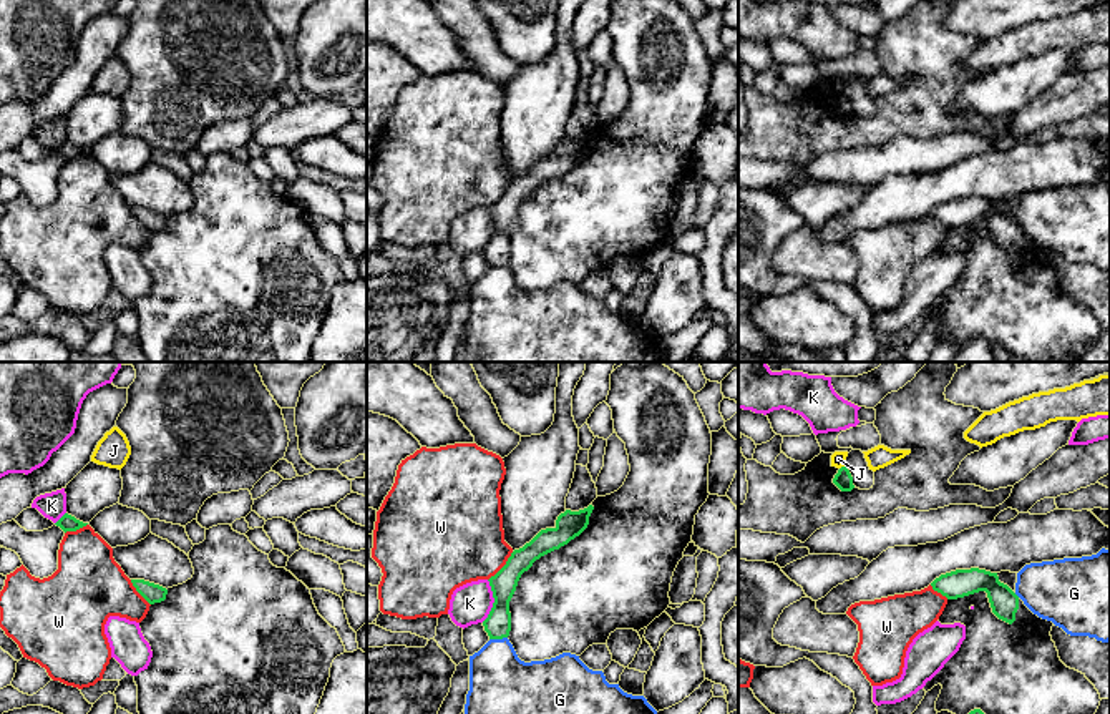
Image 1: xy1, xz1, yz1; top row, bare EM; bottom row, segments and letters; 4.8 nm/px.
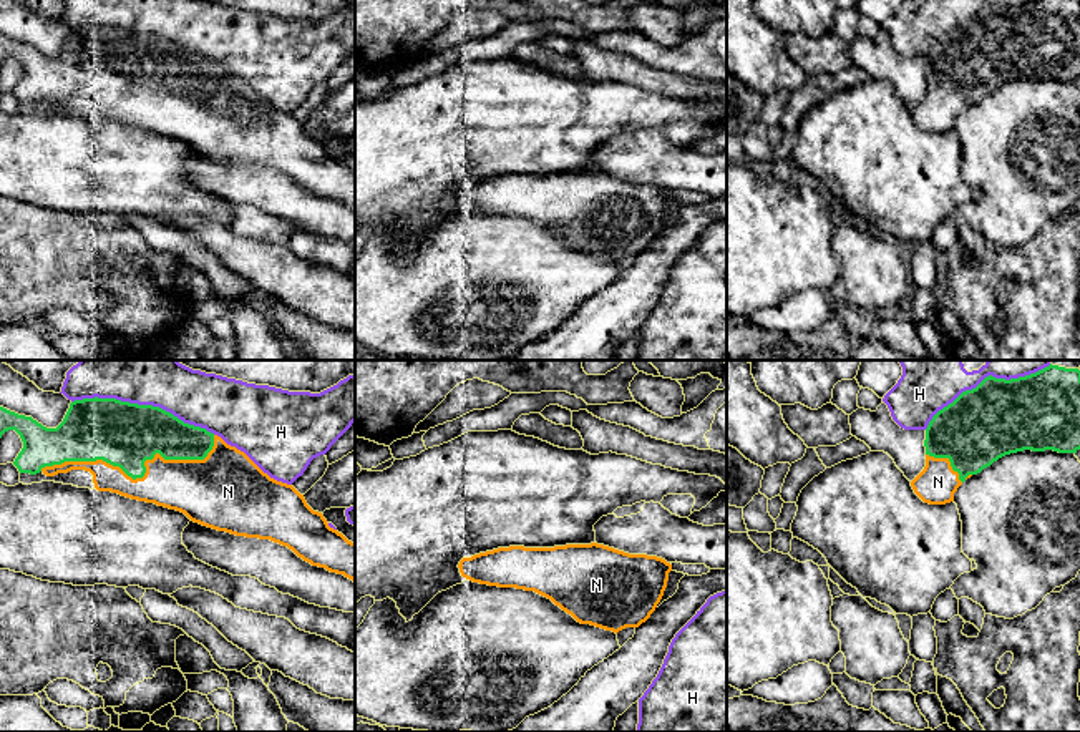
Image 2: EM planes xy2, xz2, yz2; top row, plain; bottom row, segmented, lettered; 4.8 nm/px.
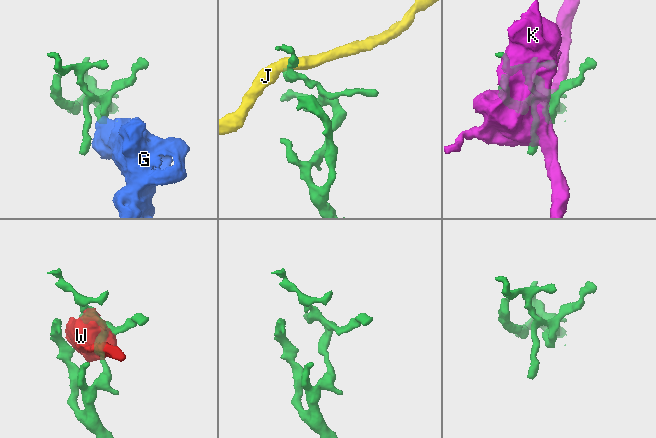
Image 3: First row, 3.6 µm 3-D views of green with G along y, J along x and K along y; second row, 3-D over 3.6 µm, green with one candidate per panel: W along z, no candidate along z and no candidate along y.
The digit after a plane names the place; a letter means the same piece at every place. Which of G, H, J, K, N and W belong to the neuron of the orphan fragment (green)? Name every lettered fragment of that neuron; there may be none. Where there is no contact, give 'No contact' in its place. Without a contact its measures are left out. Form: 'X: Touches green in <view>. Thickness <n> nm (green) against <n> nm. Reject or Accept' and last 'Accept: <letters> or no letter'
G: Touches green in xz1. Thickness 130 nm (green) against 340 nm. Reject
H: Touches green in xy2. Thickness 320 nm (green) against 240 nm. Reject
J: Touches green in yz1. Thickness 90 nm (green) against 80 nm. Reject
K: Touches green in xz1. Thickness 130 nm (green) against 190 nm. Reject
N: Touches green in xy2. Thickness 320 nm (green) against 260 nm. Accept
W: Touches green in xz1. Thickness 130 nm (green) against 420 nm. Reject
Accept: N

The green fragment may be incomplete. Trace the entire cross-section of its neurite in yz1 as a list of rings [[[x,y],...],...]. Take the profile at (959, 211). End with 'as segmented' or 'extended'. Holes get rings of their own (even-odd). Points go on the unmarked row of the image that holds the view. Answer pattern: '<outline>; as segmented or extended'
[[[979,196],[956,198],[941,203],[931,211],[931,214],[947,227],[957,227],[986,219],[992,241],[1009,252],[1015,249],[1019,224],[1007,213],[999,209],[997,201]]]; as segmented

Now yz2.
[[[1035,0],[1019,7],[985,5],[939,38],[926,56],[926,95],[911,110],[929,133],[954,129],[957,116],[999,86],[1032,78],[1077,81],[1080,78],[1080,0]]]; extended

